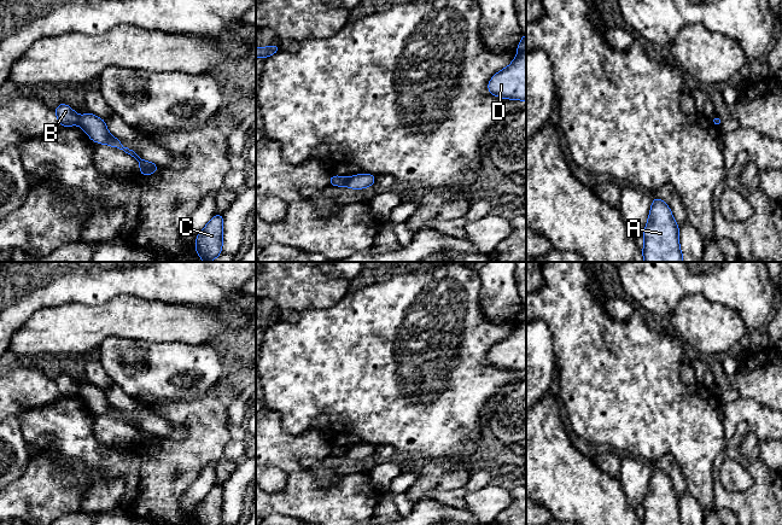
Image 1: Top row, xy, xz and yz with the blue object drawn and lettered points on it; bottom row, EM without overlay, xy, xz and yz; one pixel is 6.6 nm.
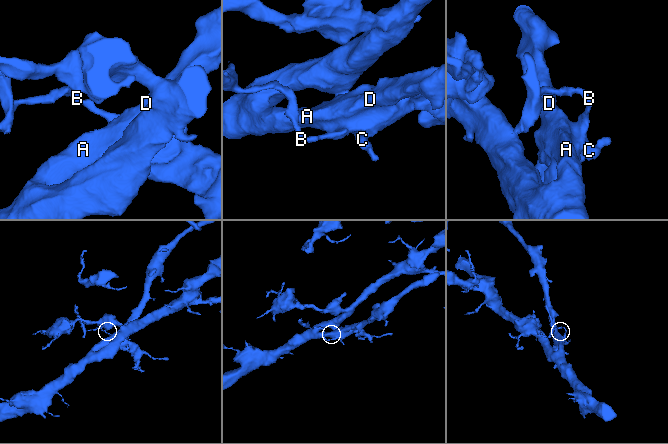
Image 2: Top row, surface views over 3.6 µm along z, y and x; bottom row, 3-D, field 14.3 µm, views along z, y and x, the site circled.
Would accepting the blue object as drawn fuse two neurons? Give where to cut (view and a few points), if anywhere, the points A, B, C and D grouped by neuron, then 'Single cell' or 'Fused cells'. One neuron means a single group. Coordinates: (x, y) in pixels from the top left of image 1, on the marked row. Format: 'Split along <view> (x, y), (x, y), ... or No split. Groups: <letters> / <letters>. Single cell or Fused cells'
Split along xy (80, 116), (77, 123). Groups: A C D / B. Fused cells

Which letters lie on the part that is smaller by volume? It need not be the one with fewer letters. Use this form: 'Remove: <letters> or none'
Remove: B

